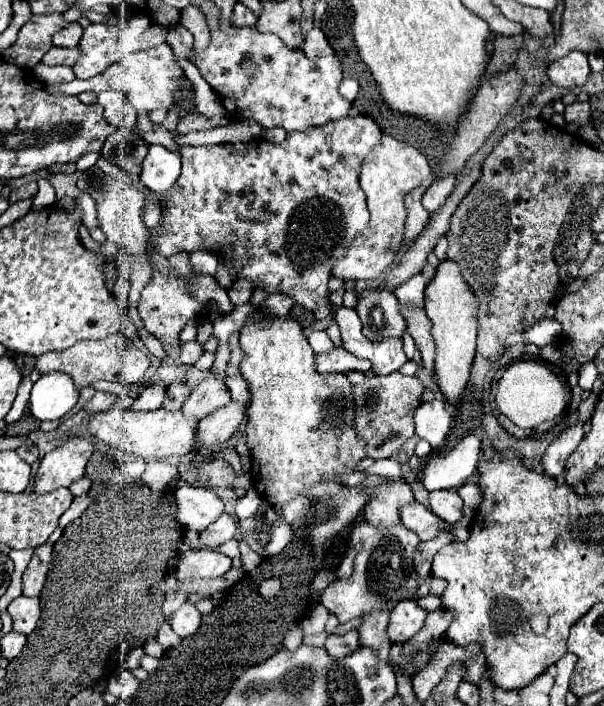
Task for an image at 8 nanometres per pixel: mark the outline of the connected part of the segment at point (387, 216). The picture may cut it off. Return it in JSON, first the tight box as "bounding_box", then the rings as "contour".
{"bounding_box":[332,135,432,281],"contour":[[[382,135],[380,143],[366,155],[360,171],[360,187],[368,197],[368,211],[370,211],[368,229],[354,239],[346,257],[336,261],[332,275],[342,277],[344,281],[376,279],[384,269],[388,269],[404,241],[404,223],[406,223],[404,195],[422,185],[422,181],[426,183],[430,179],[432,179],[430,165],[418,149],[390,135]]]}

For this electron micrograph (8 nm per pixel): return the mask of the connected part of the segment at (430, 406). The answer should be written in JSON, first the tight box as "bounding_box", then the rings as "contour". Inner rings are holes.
{"bounding_box":[414,399,452,447],"contour":[[[432,399],[418,407],[414,413],[414,423],[420,439],[426,439],[432,447],[440,447],[452,427],[452,415],[442,399]]]}

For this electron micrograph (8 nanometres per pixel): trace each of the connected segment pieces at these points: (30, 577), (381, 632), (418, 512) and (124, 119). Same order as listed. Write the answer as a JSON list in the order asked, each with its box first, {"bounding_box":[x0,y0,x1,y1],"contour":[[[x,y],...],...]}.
[{"bounding_box":[22,545,52,597],"contour":[[[40,545],[36,547],[26,571],[24,571],[24,591],[22,595],[26,597],[38,597],[42,587],[44,587],[44,581],[46,581],[46,573],[48,573],[48,567],[50,567],[50,557],[52,557],[52,545]]]},{"bounding_box":[358,609,390,661],"contour":[[[390,609],[374,611],[366,617],[362,617],[362,625],[358,627],[360,633],[360,645],[370,647],[376,651],[380,661],[390,661],[390,639],[386,639],[386,623],[388,623]]]},{"bounding_box":[402,503,444,541],"contour":[[[412,503],[402,507],[402,525],[410,531],[414,531],[422,541],[430,541],[440,535],[444,521],[436,517],[430,509],[426,509],[420,503]]]},{"bounding_box":[98,91,136,129],"contour":[[[116,91],[98,93],[98,103],[104,107],[104,119],[118,129],[132,129],[136,125],[136,111],[130,101]]]}]

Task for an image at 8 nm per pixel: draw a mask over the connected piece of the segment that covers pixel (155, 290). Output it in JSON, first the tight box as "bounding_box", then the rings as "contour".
{"bounding_box":[138,251,206,345],"contour":[[[186,251],[176,253],[176,255],[168,257],[168,261],[170,261],[170,267],[176,271],[176,275],[154,273],[150,283],[142,289],[142,295],[140,295],[140,301],[138,301],[138,313],[140,313],[140,319],[144,321],[144,327],[154,337],[158,337],[162,341],[162,345],[174,345],[178,341],[180,331],[186,325],[186,321],[188,319],[198,319],[206,311],[206,305],[194,301],[184,289],[182,277],[194,275],[192,269],[190,269],[190,263],[188,263],[188,253]]]}

